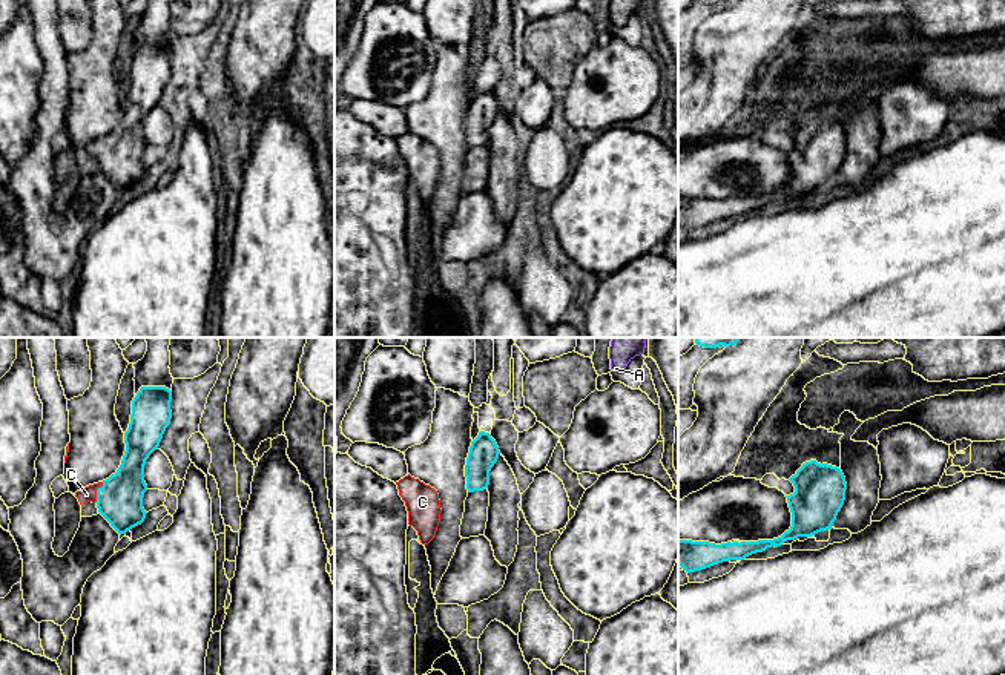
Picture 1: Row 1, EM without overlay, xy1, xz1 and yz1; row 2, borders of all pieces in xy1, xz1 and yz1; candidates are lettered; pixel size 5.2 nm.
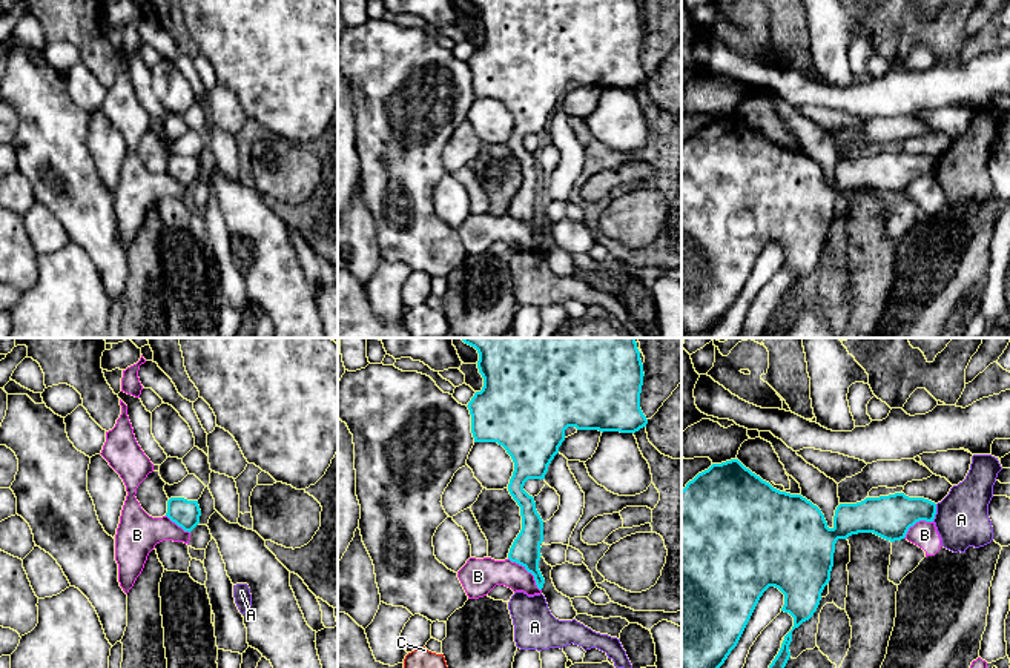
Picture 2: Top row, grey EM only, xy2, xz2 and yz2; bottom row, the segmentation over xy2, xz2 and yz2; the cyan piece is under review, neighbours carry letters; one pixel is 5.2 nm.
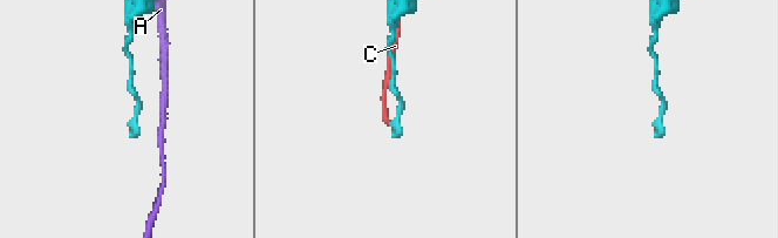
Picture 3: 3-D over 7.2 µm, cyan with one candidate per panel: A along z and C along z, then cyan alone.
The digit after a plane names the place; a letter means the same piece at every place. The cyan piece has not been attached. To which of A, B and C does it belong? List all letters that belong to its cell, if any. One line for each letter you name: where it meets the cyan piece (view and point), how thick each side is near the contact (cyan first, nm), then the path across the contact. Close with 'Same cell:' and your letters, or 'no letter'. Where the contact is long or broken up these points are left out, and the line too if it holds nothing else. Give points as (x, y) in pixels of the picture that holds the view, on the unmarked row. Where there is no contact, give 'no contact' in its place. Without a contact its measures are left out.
C: xy1 (97, 149) | 240/80 nm | across xy1 (120, 155), (97, 149), (86, 151)
Same cell: C

